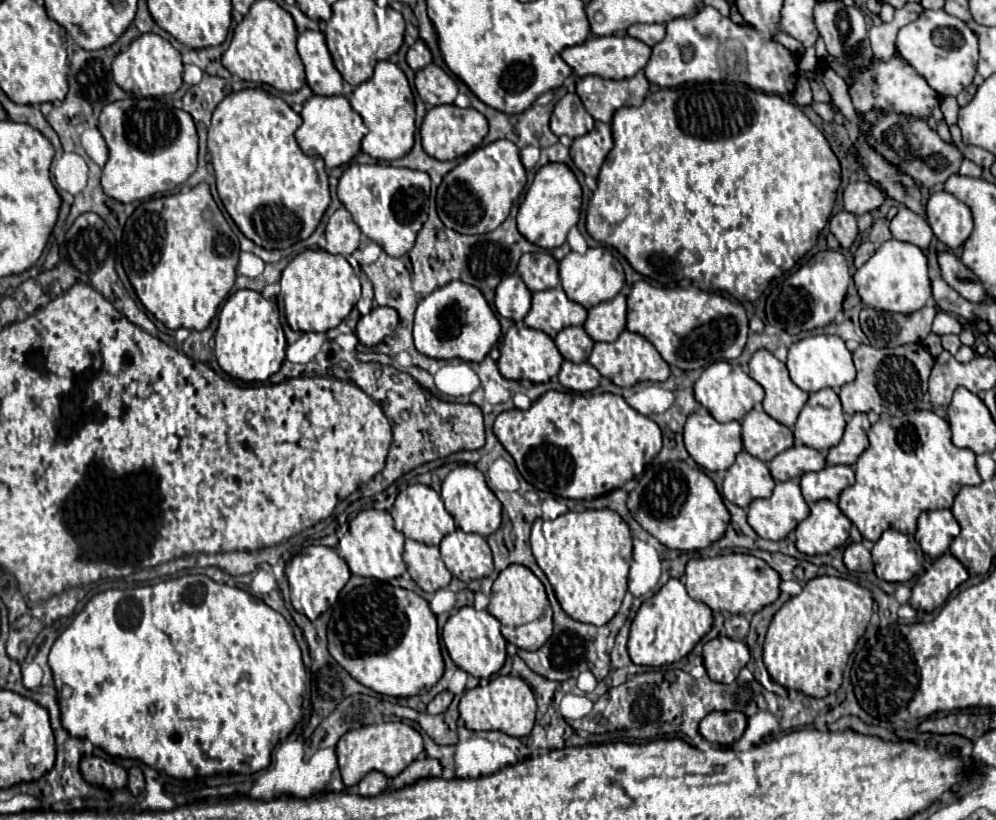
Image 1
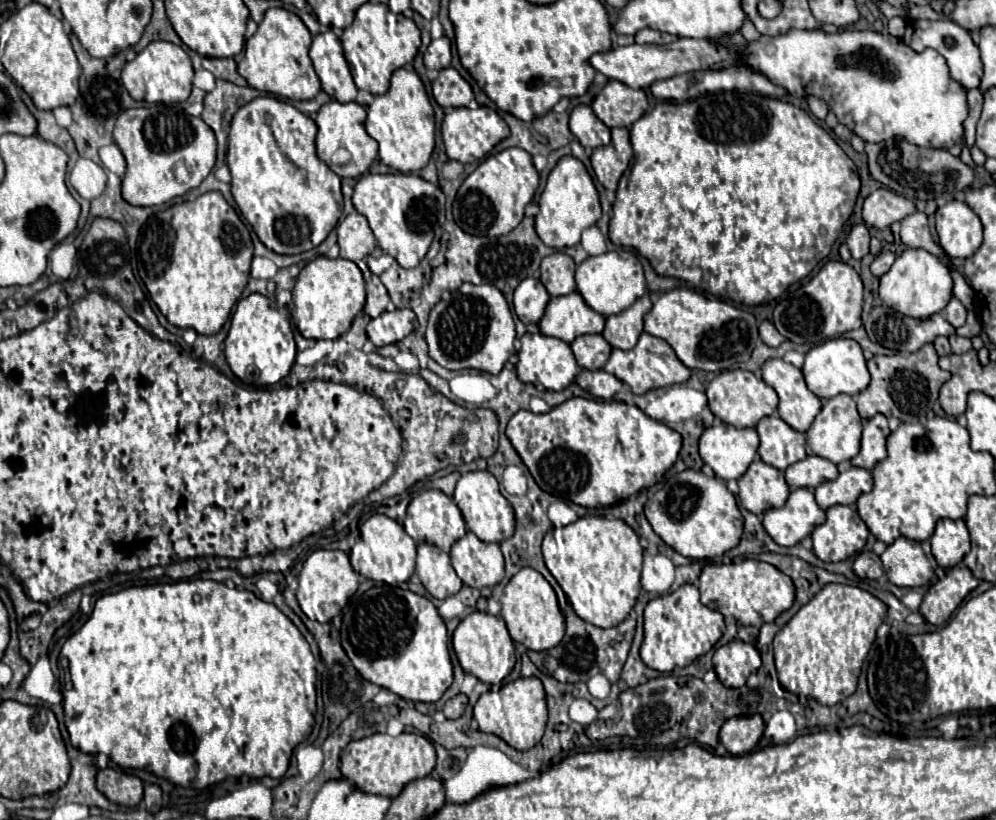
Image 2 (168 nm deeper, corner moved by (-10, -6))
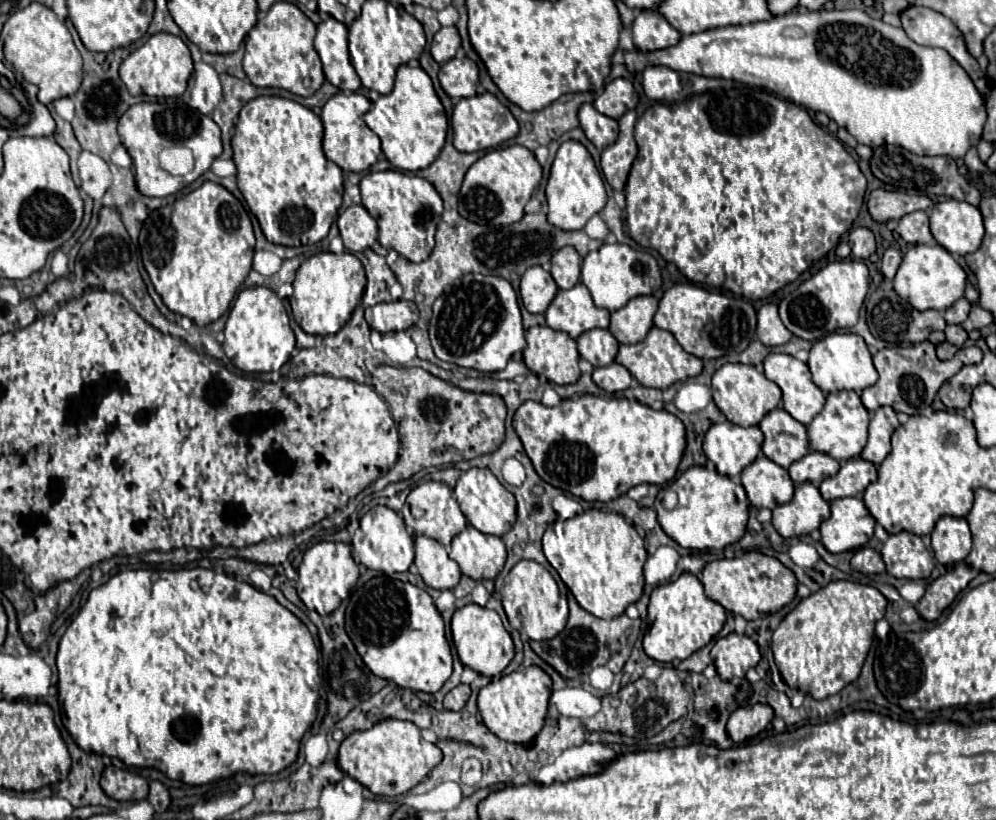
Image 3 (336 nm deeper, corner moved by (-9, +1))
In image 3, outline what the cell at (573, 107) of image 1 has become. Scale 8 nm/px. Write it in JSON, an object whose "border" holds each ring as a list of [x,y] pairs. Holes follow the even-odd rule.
{"border":[[[585,103],[579,109],[579,121],[581,121],[581,127],[583,127],[587,139],[599,151],[603,151],[611,143],[615,143],[617,133],[619,133],[617,121],[611,119],[611,117],[607,117],[607,115],[601,115],[599,111],[595,111],[595,107],[591,103]]]}

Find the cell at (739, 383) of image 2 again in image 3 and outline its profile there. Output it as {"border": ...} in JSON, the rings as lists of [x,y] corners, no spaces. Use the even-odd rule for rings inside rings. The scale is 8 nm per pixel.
{"border":[[[727,363],[719,367],[713,375],[713,399],[719,411],[735,425],[753,427],[773,411],[781,401],[781,389],[773,381],[769,381],[763,373],[759,373],[753,365],[743,363]]]}

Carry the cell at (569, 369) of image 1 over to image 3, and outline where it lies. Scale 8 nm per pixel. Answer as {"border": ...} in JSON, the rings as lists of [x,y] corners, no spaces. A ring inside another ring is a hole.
{"border":[[[611,363],[609,367],[593,369],[593,381],[607,393],[619,393],[633,383],[633,375],[623,365]]]}

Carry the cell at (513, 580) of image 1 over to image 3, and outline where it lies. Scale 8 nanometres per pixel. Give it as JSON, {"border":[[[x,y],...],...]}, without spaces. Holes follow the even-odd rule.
{"border":[[[519,561],[505,577],[505,585],[500,596],[511,627],[517,629],[528,640],[553,639],[565,628],[569,615],[567,597],[561,594],[553,575],[535,561]]]}

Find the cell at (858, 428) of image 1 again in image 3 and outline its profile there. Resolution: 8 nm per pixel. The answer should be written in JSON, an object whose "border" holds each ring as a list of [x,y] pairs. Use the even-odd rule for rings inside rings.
{"border":[[[879,407],[871,415],[869,423],[869,441],[861,453],[865,461],[879,465],[891,451],[891,435],[899,427],[897,413],[891,407]]]}

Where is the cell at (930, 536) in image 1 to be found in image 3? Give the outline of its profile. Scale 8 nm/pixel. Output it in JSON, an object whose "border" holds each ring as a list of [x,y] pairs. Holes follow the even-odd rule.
{"border":[[[941,517],[931,533],[931,545],[939,563],[953,565],[963,561],[971,551],[967,521],[961,517]]]}

